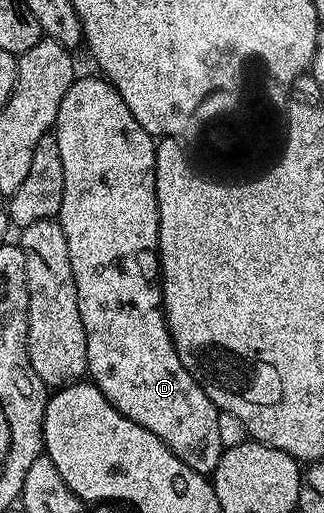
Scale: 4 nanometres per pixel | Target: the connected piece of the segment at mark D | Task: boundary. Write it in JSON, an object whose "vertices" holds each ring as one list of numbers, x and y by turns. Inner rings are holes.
{"vertices":[[100,75,97,76,85,76,82,80,81,77,74,79,73,85,67,90,67,94,59,106,59,114,55,125,55,135,59,142,59,152,63,158,63,176,65,178,65,193,63,194,63,206,61,207,59,223,63,234,67,234,67,246,71,250,71,266,75,270,75,278,77,279,80,310,83,314,85,329,89,335,88,375,92,377,105,397,122,414,147,430,151,430,184,464,191,466,196,472,211,474,221,461,223,451,221,425,223,416,212,395,207,391,206,385,196,375,193,377,189,373,190,365,188,363,185,365,181,361,183,356,177,347,172,332,169,331,166,309,163,307,161,257,157,251,160,240,160,206,157,204,157,144,154,137,150,136,149,131,139,124,135,114,131,112,127,102,123,102,123,98,117,93,116,88,109,83,108,79,102,78]]}

